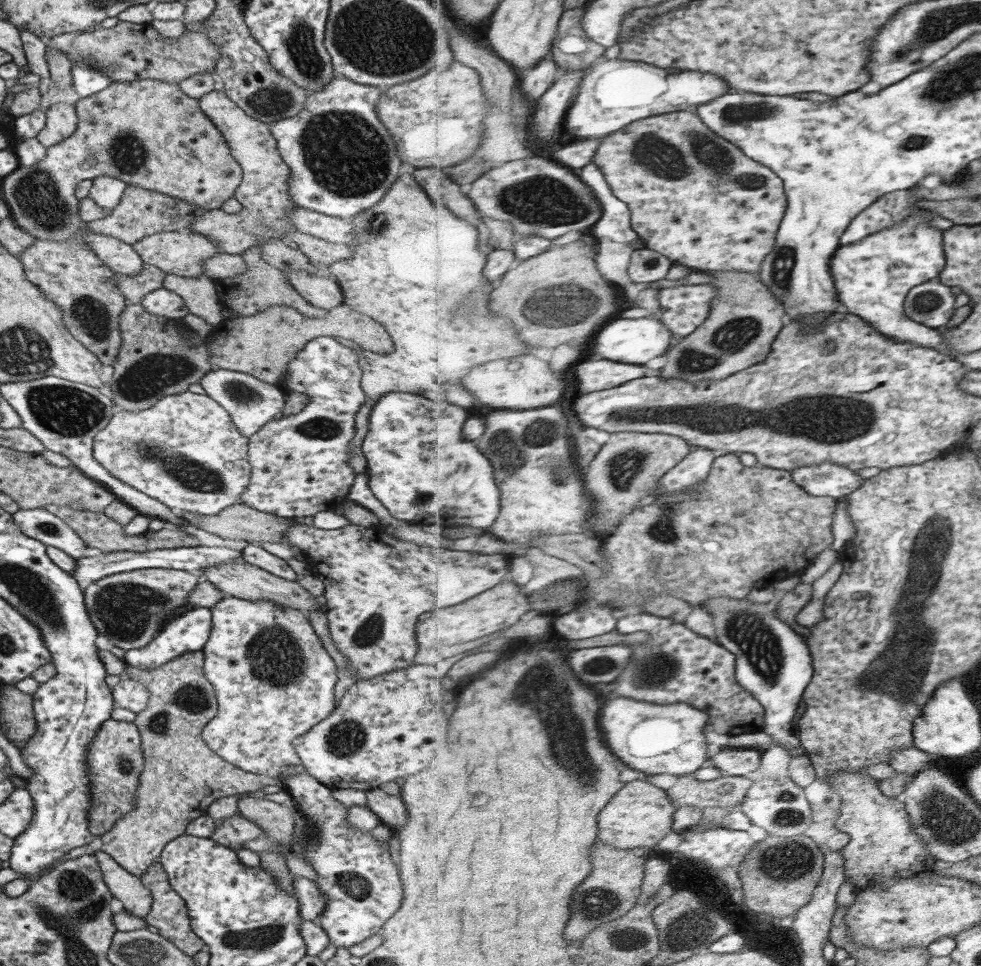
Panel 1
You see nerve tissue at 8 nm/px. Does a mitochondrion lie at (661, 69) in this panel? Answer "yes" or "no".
no

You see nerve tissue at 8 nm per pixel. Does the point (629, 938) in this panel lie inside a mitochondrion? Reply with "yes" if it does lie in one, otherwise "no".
yes

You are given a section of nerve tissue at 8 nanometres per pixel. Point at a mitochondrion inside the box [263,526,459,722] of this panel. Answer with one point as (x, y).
(370, 631)

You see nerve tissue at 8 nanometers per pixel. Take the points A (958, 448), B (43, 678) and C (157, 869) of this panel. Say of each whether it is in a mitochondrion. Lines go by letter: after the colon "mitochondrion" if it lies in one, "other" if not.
A: other
B: other
C: other

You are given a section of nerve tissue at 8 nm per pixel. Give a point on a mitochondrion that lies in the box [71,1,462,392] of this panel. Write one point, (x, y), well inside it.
(346, 155)

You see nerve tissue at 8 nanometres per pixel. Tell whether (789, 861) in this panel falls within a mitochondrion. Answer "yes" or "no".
yes

